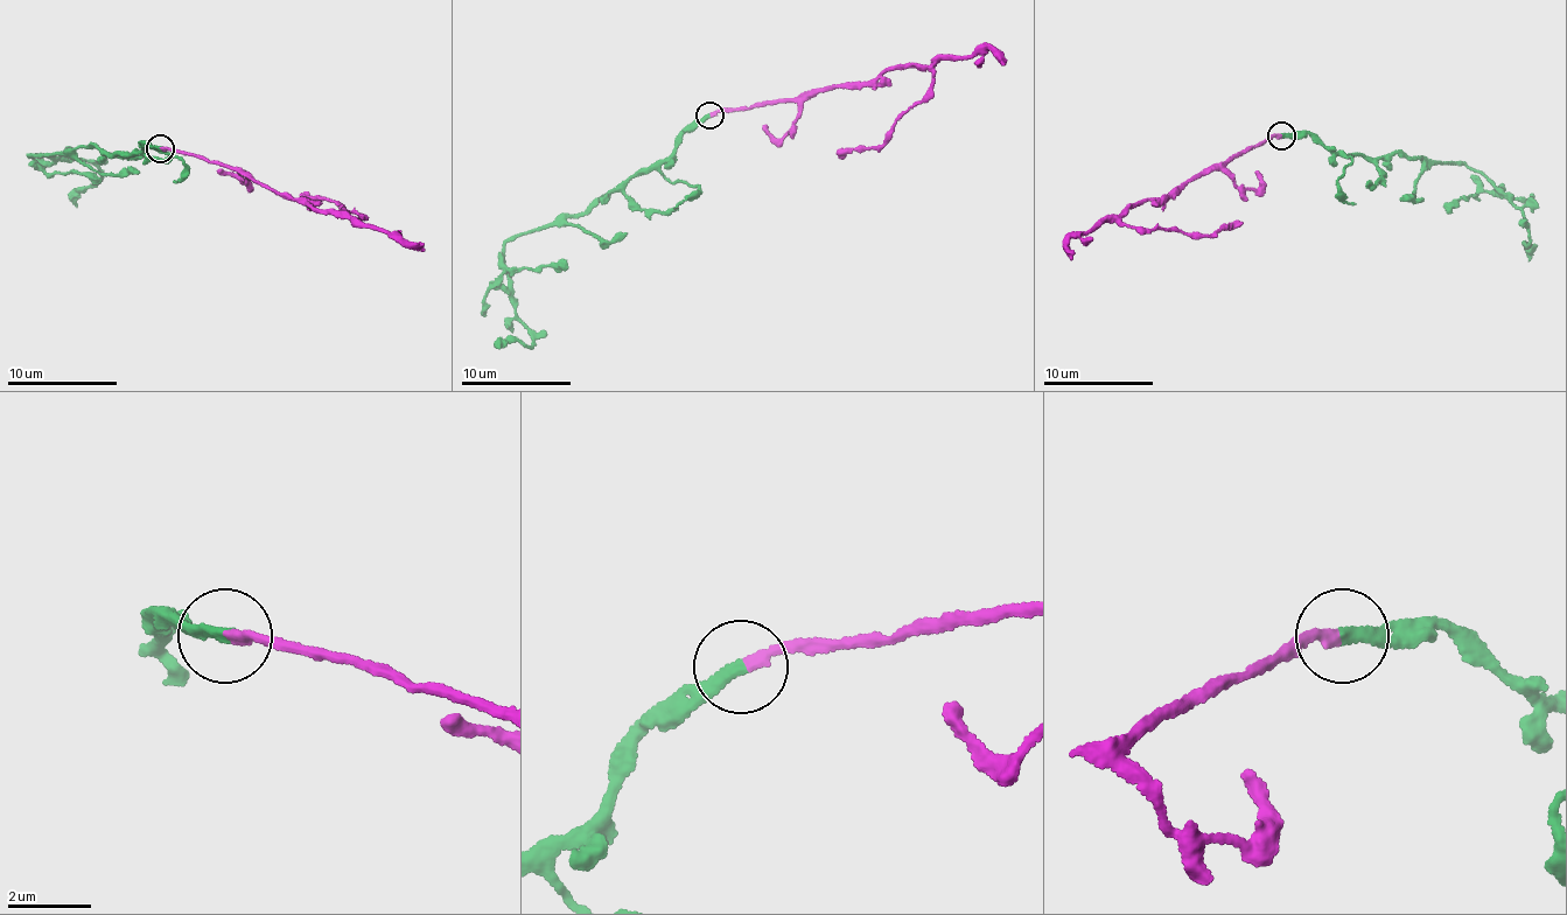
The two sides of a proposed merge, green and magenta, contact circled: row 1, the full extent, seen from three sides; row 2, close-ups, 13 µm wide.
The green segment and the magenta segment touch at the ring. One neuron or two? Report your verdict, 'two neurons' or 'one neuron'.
one neuron

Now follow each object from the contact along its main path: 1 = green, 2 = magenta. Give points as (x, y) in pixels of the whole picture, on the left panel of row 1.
1: (161, 148), (146, 141), (107, 155), (92, 144), (30, 156), (99, 168), (77, 205)
2: (161, 148), (243, 169), (256, 181), (303, 198), (317, 209), (355, 217), (364, 215), (300, 196)

